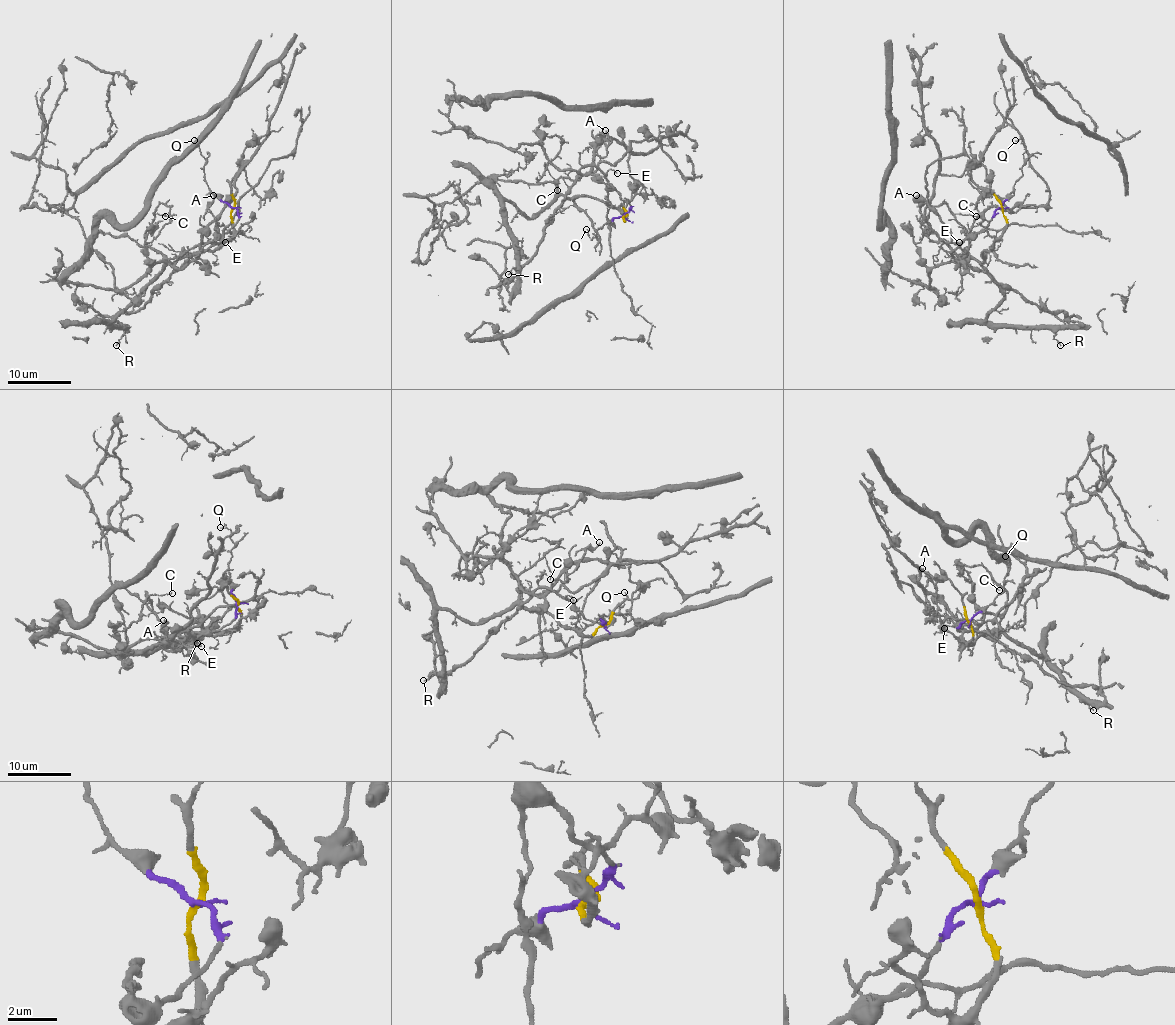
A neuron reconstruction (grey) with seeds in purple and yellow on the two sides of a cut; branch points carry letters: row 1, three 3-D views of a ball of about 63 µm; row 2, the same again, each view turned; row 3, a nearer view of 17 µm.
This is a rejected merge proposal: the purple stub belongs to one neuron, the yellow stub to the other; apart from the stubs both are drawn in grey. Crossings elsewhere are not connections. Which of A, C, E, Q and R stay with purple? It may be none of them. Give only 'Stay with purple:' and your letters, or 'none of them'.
Stay with purple: A, E, Q

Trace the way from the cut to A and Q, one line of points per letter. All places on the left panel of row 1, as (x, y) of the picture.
A: (233, 208), (238, 211), (236, 223), (201, 250), (219, 238), (215, 219), (209, 209), (214, 195)
Q: (233, 208), (209, 188), (203, 166), (206, 158), (195, 141)

